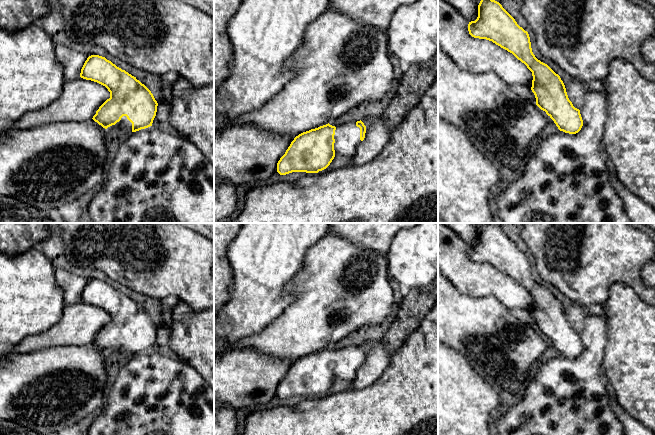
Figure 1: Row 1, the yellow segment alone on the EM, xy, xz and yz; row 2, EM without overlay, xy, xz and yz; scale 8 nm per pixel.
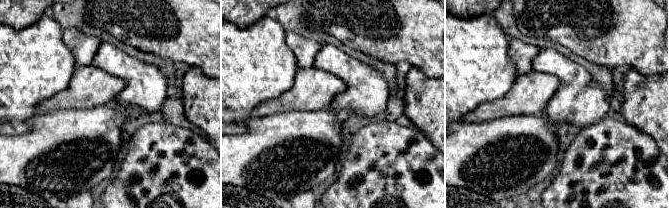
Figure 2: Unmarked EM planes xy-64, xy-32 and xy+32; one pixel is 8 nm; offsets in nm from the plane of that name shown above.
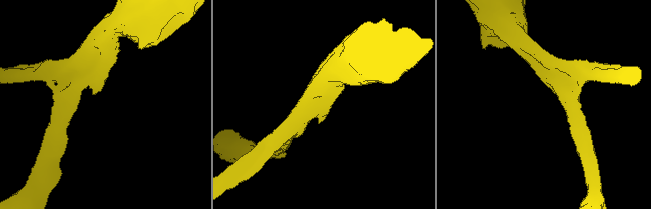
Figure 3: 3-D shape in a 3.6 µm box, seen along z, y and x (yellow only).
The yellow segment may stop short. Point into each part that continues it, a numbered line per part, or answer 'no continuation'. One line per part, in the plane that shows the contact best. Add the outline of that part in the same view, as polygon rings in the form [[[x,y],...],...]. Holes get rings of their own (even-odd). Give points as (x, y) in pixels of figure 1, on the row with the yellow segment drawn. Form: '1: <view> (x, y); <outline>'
1: xy (124, 123); [[[123,116],[115,125],[123,128],[126,132],[132,132],[132,123],[127,119],[126,116]]]

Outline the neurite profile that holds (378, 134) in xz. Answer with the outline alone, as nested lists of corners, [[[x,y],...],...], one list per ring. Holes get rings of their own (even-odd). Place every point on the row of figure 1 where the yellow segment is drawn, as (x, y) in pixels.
[[[383,115],[368,116],[361,121],[366,126],[366,133],[350,159],[350,164],[354,166],[364,165],[375,159],[390,142],[394,128],[385,121]]]

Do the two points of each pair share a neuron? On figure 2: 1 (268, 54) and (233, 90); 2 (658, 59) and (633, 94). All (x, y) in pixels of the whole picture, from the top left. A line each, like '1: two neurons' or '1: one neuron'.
1: one neuron
2: two neurons

